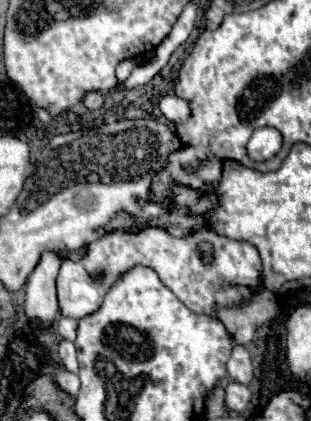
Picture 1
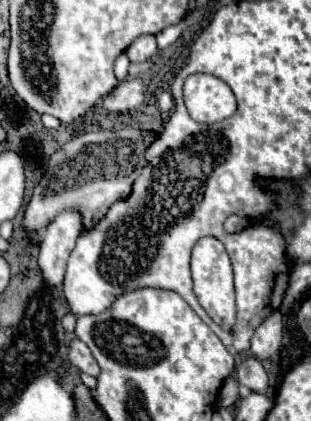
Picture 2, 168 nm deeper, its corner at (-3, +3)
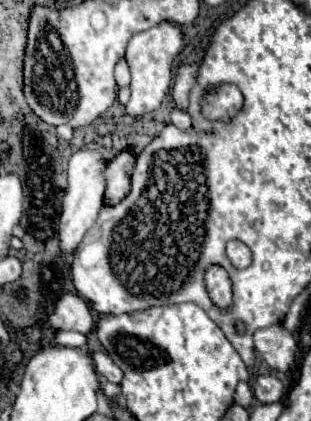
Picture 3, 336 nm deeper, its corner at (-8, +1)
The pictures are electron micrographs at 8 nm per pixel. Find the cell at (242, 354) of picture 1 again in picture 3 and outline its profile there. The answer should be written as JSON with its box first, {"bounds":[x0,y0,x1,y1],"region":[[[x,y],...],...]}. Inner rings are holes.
{"bounds":[252,376,284,404],"region":[[[258,376],[252,390],[254,396],[264,404],[280,402],[284,398],[284,384],[276,376]]]}

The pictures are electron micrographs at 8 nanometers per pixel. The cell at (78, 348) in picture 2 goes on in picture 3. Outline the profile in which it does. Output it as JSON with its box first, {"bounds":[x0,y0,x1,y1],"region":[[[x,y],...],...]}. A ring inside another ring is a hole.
{"bounds":[92,352,122,384],"region":[[[94,352],[92,360],[94,360],[94,366],[96,366],[96,372],[102,378],[106,378],[108,382],[118,384],[122,380],[122,370],[110,360],[110,356],[106,352]]]}

